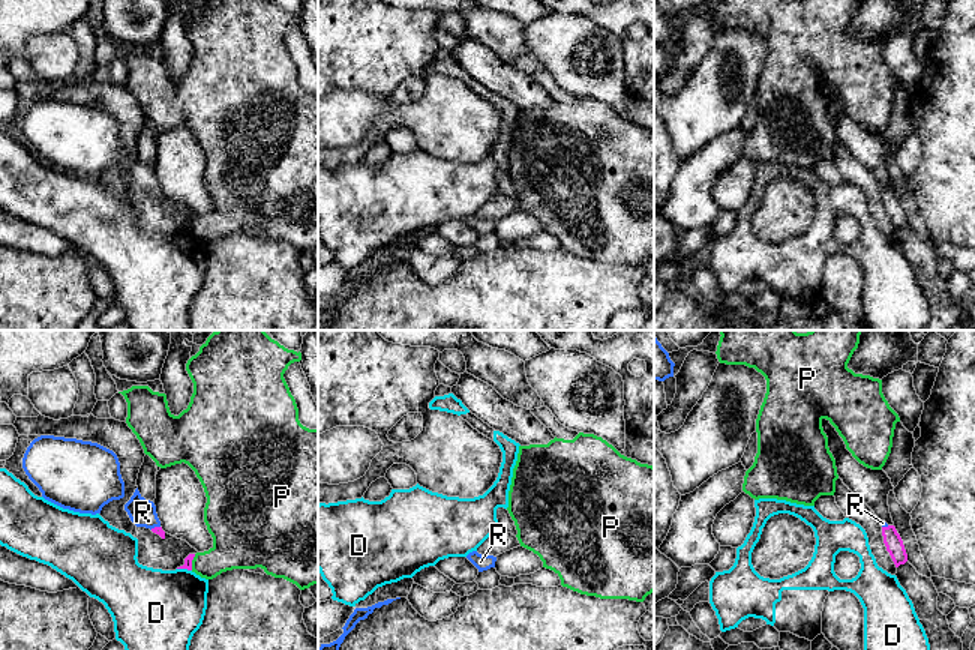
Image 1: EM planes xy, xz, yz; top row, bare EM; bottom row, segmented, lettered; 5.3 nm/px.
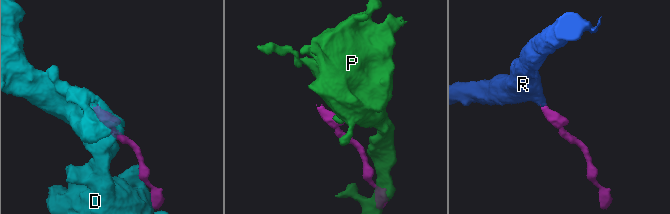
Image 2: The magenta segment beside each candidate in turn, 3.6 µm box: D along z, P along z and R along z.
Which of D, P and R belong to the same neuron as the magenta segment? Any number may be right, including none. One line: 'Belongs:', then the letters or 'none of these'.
Belongs: R

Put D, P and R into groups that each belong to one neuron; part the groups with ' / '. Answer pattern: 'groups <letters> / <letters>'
groups D / P / R

